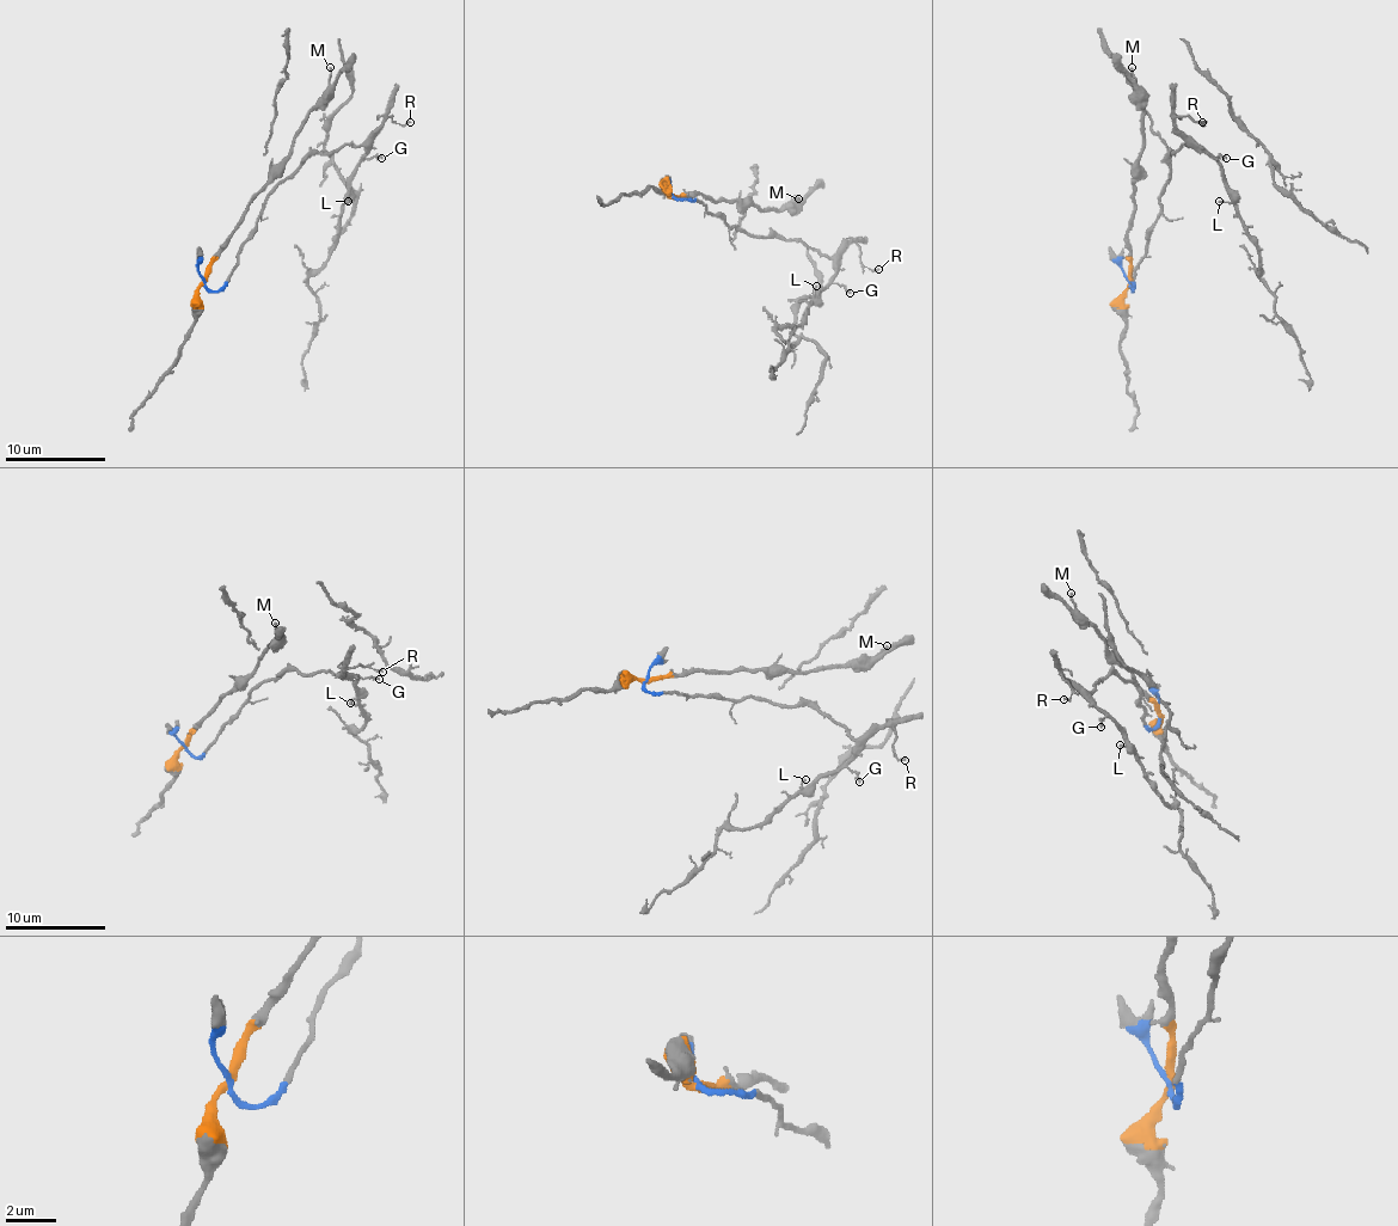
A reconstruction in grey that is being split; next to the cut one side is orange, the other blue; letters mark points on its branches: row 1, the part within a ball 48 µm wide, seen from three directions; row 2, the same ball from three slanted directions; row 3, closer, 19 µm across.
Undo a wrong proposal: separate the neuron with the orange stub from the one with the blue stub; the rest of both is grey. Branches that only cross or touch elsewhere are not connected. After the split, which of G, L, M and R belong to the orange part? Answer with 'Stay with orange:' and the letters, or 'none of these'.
Stay with orange: M

